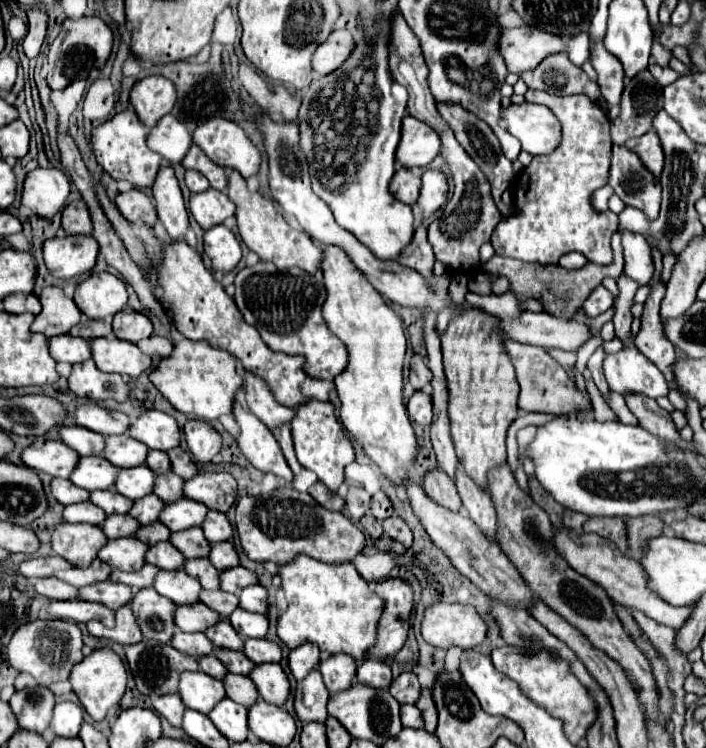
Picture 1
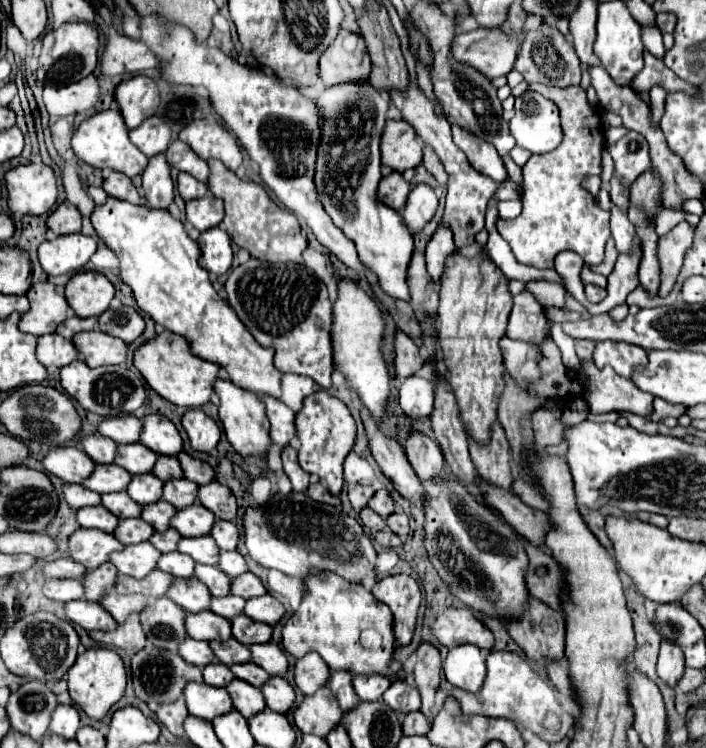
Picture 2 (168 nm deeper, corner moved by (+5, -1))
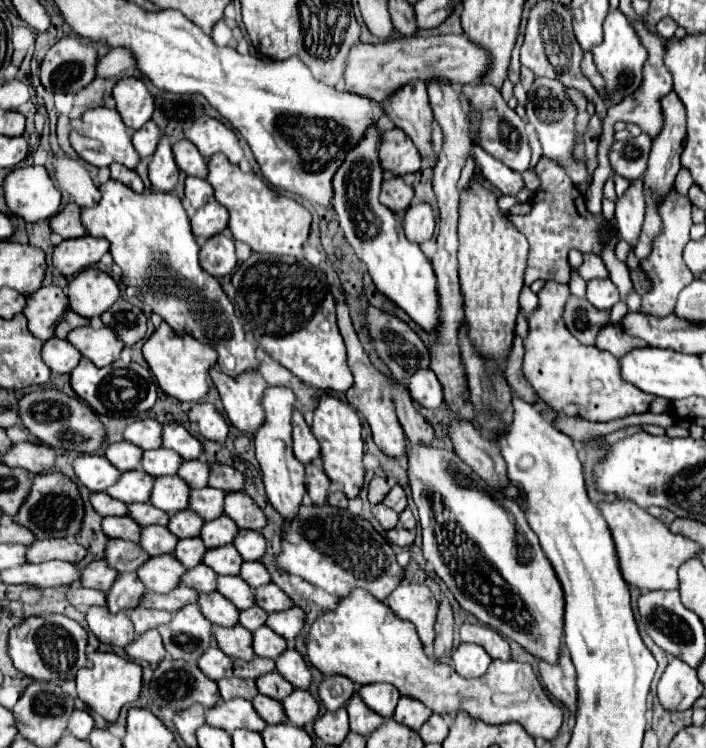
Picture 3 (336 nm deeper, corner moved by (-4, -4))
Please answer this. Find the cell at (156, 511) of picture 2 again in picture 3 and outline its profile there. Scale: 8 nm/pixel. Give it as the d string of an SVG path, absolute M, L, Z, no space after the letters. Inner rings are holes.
M191 509L175 513L169 521L169 531L173 535L177 535L179 539L187 539L187 537L199 537L201 533L201 525L205 521L201 521L201 517L197 517L197 513L193 513Z

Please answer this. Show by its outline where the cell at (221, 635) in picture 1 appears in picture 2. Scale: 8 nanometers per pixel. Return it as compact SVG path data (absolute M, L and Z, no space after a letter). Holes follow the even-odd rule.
M228 638L228 640L212 640L210 642L214 656L218 658L218 662L230 666L236 662L248 662L250 660L250 652L244 644L236 642L236 638Z

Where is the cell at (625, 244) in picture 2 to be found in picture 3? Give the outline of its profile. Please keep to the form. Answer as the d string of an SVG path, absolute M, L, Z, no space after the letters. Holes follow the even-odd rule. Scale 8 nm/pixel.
M641 179L631 181L629 189L619 197L615 209L615 221L619 235L625 241L637 241L637 233L641 233L641 221L645 217L645 193L641 189Z

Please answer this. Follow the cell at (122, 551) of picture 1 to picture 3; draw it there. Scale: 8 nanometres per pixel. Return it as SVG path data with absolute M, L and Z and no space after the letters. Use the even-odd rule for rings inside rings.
M167 553L151 557L137 571L143 585L155 593L169 593L177 585L181 585L181 573L185 573L185 567L181 565L181 561L177 561L177 557Z

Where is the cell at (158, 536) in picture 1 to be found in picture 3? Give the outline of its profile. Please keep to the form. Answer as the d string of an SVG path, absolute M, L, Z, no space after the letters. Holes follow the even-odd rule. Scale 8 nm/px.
M199 537L195 539L181 539L177 543L177 549L175 549L175 557L187 567L191 569L193 565L199 565L201 563L201 557L205 555L205 545Z

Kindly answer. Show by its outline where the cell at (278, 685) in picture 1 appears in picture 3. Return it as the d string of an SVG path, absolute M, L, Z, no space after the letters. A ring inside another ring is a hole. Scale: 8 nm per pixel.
M295 689L289 697L285 697L283 707L287 719L297 727L305 727L309 721L315 721L319 717L319 703L305 689Z

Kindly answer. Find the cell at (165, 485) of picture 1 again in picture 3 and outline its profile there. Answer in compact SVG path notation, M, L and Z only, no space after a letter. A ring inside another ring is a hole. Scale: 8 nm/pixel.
M203 487L203 489L191 489L191 509L201 515L205 521L213 521L223 515L223 499L225 491Z

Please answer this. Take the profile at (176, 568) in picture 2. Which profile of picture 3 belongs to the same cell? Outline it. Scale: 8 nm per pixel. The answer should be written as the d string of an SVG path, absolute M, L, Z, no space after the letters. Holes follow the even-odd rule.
M201 563L183 575L183 583L199 593L213 593L217 591L217 573Z

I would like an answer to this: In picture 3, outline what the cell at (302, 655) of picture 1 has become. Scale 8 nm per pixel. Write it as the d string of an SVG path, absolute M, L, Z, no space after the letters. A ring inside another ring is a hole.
M325 677L325 681L319 685L319 695L321 701L329 711L337 711L345 707L345 701L355 693L355 683L347 677Z

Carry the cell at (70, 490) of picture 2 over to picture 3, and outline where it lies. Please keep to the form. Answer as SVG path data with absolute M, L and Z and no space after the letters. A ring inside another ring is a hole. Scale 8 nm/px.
M91 493L91 505L101 517L123 517L127 515L127 505L109 497L107 493Z

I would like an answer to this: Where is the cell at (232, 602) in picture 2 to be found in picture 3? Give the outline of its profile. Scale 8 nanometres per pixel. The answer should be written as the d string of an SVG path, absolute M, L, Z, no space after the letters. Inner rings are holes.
M253 605L251 609L245 609L245 611L241 611L241 617L239 617L239 621L241 621L241 625L243 625L245 629L249 629L249 631L255 631L257 627L265 625L265 617L267 617L267 613L265 613L261 607Z

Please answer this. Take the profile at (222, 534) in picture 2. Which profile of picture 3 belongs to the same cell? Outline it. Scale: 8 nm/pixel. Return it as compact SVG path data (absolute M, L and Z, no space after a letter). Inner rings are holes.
M241 529L233 545L237 547L237 551L245 561L261 561L261 557L267 551L267 541L259 531Z

